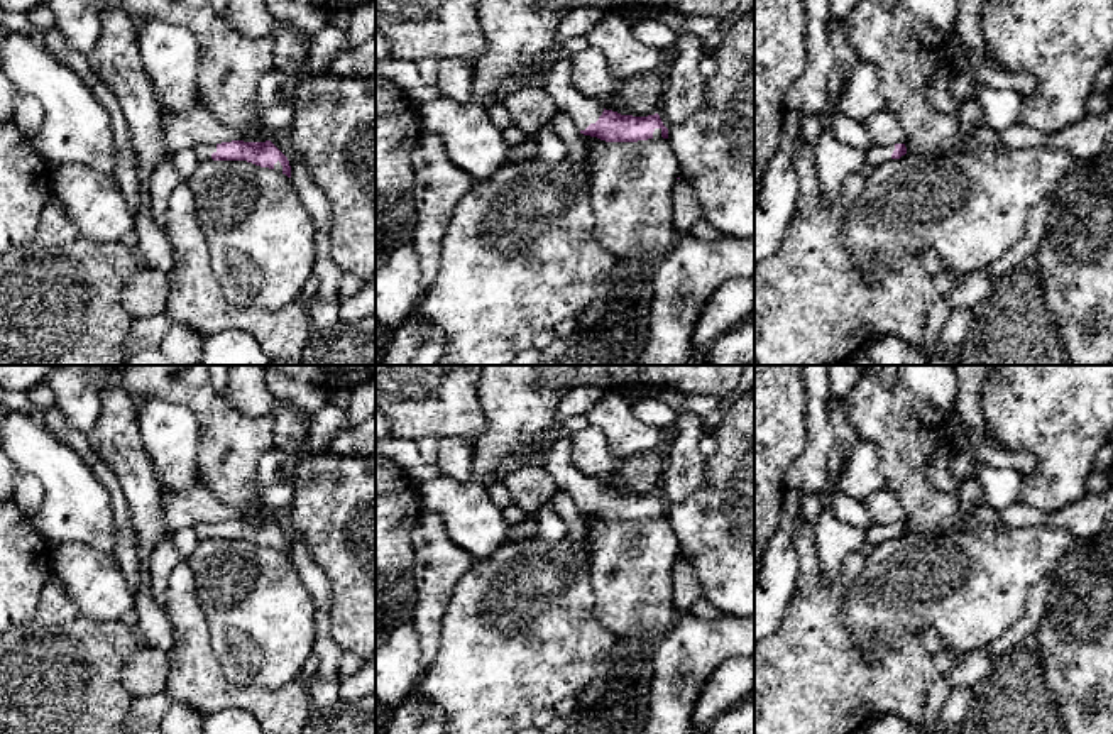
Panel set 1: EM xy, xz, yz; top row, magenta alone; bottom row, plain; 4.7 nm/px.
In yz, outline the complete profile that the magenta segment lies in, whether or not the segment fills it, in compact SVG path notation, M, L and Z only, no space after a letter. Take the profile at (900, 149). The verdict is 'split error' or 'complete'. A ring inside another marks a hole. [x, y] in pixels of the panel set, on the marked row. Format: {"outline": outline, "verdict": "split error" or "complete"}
{"outline": "M891 144L891 145L869 145L866 151L866 164L876 167L886 161L900 159L907 154L905 144Z", "verdict": "split error"}

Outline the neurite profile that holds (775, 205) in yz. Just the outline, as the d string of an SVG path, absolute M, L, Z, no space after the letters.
M797 110L785 113L778 151L765 171L763 188L754 203L754 264L770 259L787 237L800 191L793 161L803 118Z

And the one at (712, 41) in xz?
M719 20L717 29L712 34L702 37L704 52L714 54L714 51L724 42L726 36L727 29L724 27L722 20Z

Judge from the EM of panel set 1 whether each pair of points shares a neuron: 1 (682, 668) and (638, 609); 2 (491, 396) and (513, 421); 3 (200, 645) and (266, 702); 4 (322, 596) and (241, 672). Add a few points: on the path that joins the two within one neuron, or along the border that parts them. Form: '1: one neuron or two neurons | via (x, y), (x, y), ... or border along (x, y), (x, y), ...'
1: two neurons | border along (679, 614), (655, 646)
2: one neuron | via (498, 403), (509, 415)
3: one neuron | via (200, 668), (224, 695), (242, 697)
4: two neurons | border along (295, 569), (317, 606)

